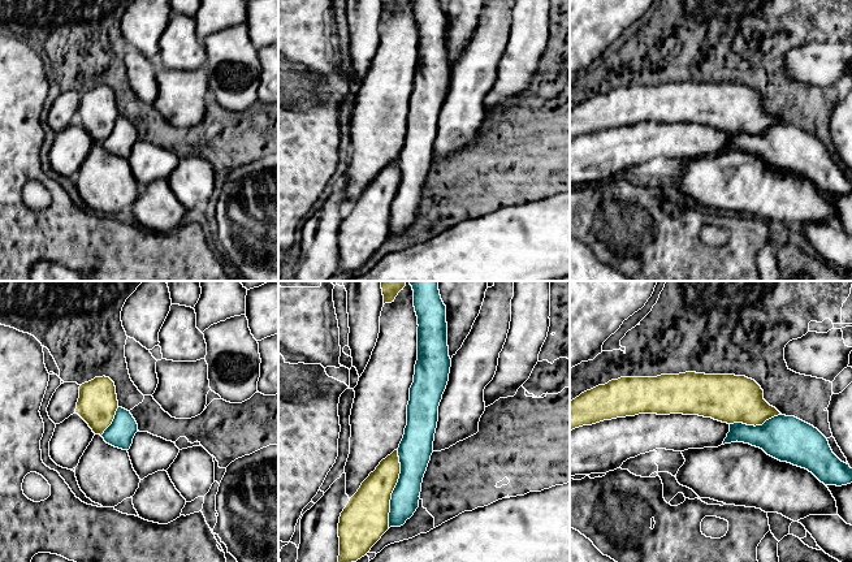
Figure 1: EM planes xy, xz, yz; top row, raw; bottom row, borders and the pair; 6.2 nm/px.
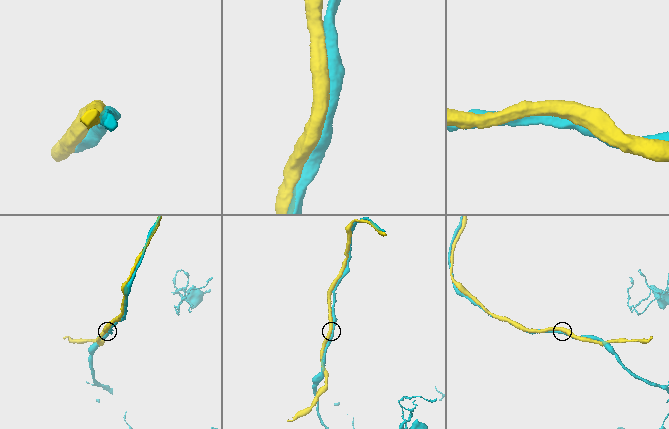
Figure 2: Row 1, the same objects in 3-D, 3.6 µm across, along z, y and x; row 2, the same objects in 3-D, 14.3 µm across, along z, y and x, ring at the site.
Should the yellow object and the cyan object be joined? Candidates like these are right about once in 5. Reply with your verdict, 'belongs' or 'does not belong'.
does not belong

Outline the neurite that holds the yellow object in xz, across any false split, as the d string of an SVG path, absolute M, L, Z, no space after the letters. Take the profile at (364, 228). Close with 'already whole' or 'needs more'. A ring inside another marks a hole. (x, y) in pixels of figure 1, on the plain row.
M394 159L350 207L338 232L337 273L347 273L364 265L389 238L390 208L399 182L398 159Z; already whole

